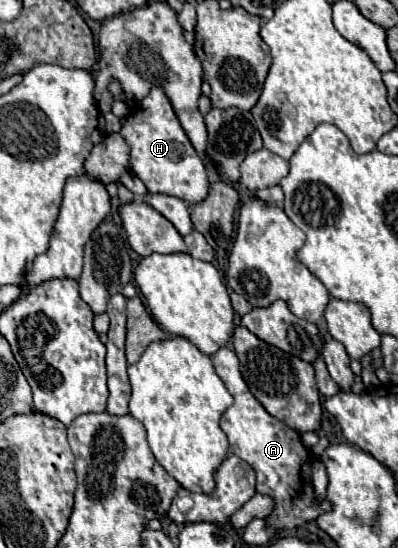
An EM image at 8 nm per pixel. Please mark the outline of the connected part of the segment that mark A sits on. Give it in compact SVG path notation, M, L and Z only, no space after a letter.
M223 347L211 355L213 367L229 393L233 395L233 405L221 417L221 429L227 433L229 453L235 453L243 461L247 461L257 473L257 493L265 493L273 497L275 507L271 511L271 525L277 529L293 529L307 521L315 521L319 515L331 511L331 503L327 499L315 499L315 487L311 481L313 467L309 449L303 445L301 435L287 427L283 421L271 417L265 407L253 397L247 383L241 377L237 355Z

